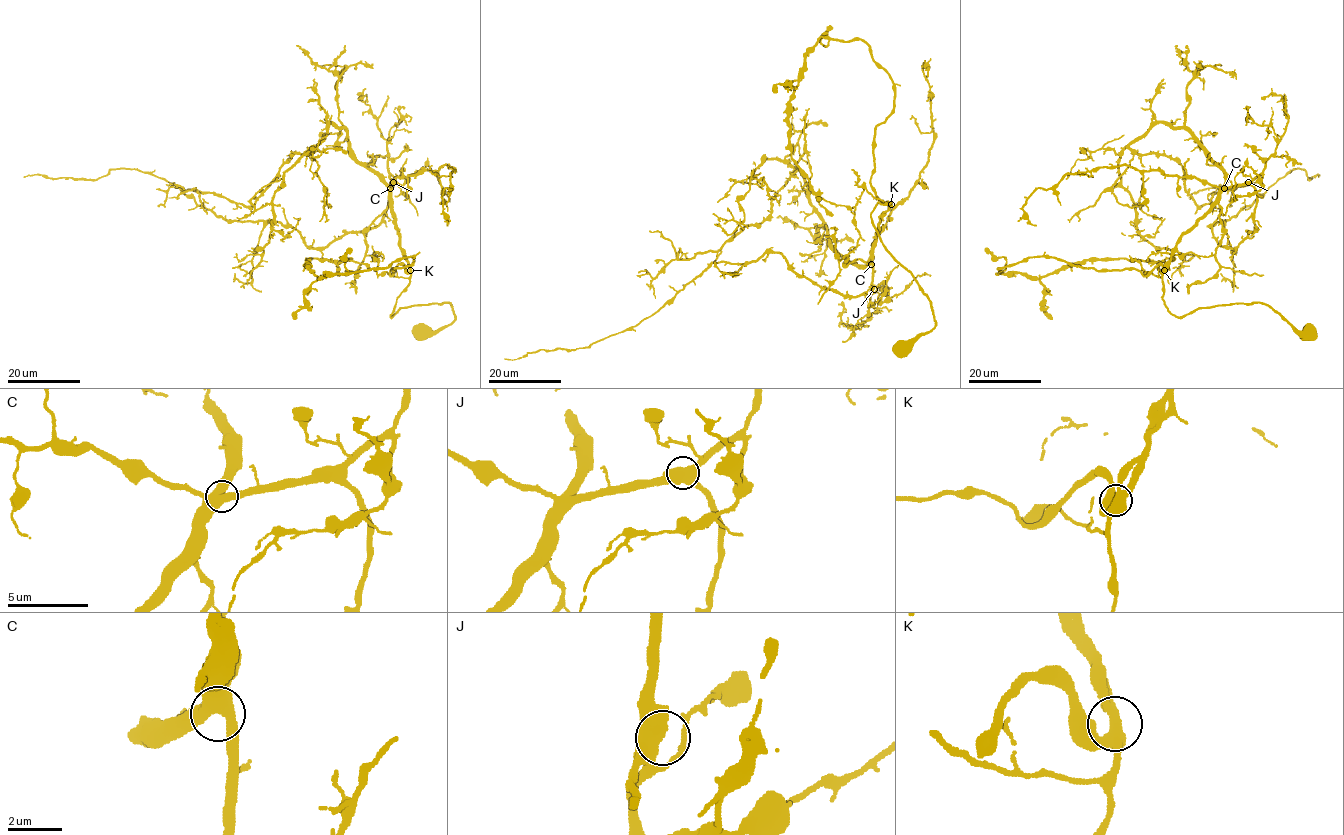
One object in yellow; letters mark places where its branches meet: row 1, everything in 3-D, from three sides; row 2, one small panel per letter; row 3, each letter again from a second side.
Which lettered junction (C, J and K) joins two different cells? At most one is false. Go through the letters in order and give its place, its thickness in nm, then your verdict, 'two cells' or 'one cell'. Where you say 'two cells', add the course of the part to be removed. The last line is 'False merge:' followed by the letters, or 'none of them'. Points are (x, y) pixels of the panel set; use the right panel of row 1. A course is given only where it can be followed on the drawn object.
C: place (1224, 188); calibre 500 nm; one cell
J: place (1248, 182); calibre 480 nm; one cell
K: place (1164, 270); calibre 440 nm; one cell
False merge: none of them

